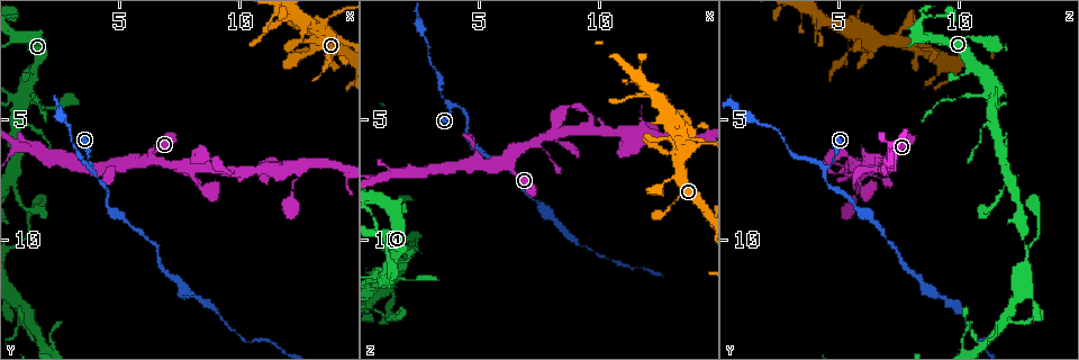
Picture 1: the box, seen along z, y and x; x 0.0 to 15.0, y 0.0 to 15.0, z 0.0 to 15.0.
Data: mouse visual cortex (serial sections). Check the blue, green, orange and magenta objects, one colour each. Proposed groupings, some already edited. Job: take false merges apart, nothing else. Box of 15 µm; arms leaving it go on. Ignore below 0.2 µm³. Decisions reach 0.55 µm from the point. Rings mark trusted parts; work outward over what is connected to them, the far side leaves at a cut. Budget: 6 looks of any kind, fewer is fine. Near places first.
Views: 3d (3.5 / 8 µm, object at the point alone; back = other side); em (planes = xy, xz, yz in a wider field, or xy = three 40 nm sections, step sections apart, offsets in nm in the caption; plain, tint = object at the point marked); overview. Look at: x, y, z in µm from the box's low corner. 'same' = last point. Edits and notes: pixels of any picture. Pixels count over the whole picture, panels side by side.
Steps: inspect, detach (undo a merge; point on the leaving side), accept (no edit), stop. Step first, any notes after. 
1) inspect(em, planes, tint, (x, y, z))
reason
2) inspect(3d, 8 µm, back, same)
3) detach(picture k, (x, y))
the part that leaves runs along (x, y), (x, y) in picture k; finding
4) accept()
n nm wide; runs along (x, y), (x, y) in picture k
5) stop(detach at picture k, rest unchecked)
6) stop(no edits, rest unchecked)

inspect(3d, 3.5 µm, (6.2, 6.7, 7.0))
sharp bend

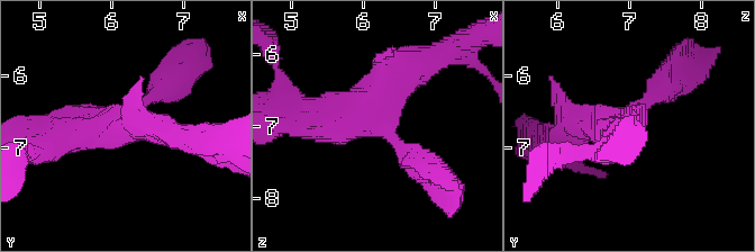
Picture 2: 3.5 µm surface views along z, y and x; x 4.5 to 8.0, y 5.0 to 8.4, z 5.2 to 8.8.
inspect(em, xy, step 3, tint, same)
shape alone is not enough

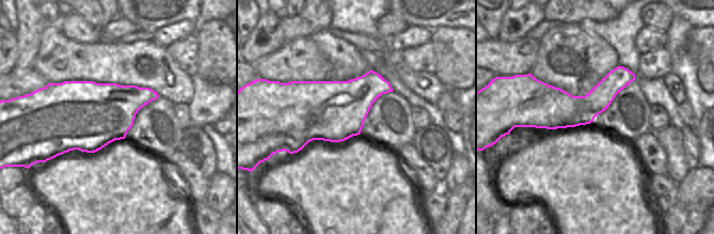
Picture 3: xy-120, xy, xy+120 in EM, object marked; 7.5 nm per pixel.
inspect(em, xy, step 5, tint, same)
another direction

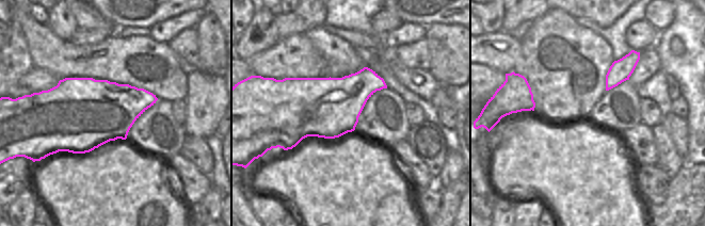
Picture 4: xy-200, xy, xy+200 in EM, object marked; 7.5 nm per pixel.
accept()
runs along (665, 83), (625, 122), (566, 132) in picture 2; all the same cell

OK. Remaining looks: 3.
inspect(3d, 3.5 µm, (11.1, 7.1, 5.6))
sharp bend

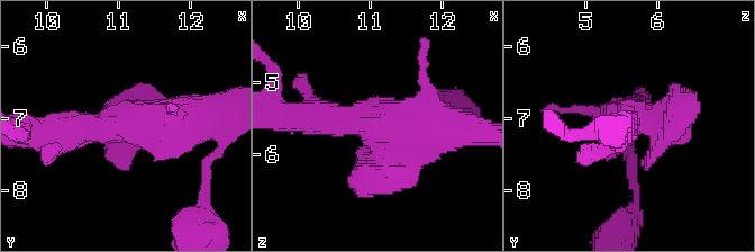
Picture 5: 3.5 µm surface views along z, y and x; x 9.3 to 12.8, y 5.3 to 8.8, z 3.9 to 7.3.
inspect(em, planes, tint, (11.10, 7.05, 5.55))

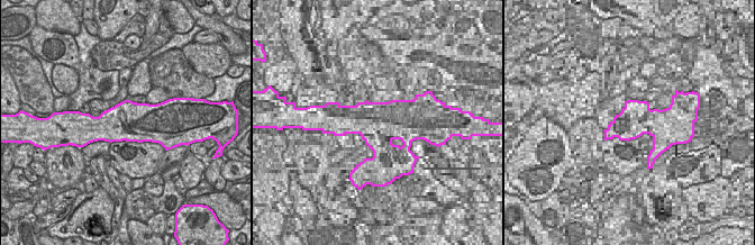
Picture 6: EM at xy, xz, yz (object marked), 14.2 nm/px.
accept()
runs along (51, 131), (199, 114) in picture 5; one cell here

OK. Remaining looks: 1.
stop(no edits, rest unchecked)

